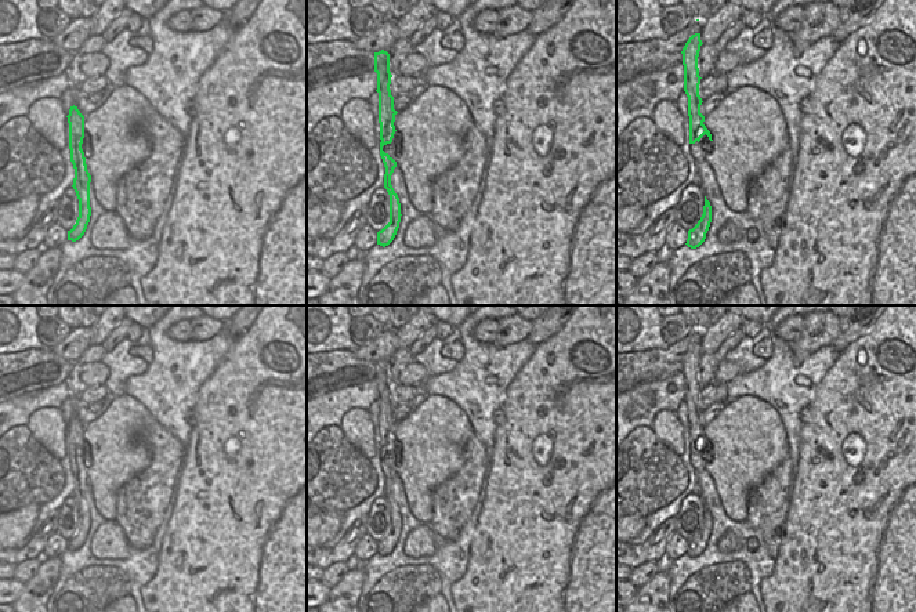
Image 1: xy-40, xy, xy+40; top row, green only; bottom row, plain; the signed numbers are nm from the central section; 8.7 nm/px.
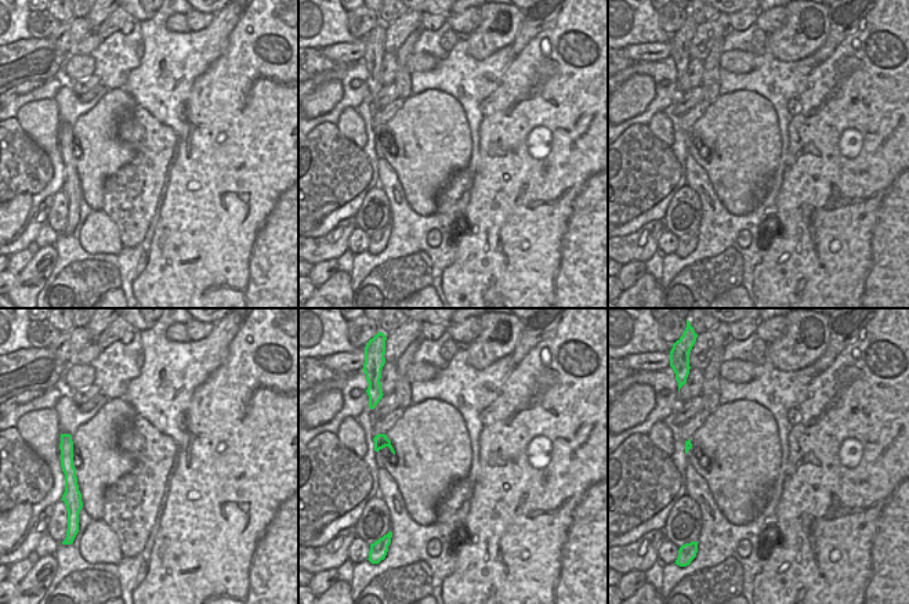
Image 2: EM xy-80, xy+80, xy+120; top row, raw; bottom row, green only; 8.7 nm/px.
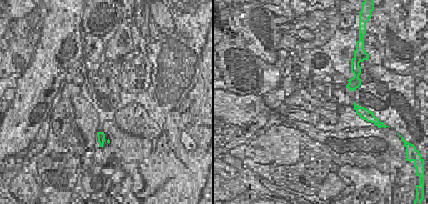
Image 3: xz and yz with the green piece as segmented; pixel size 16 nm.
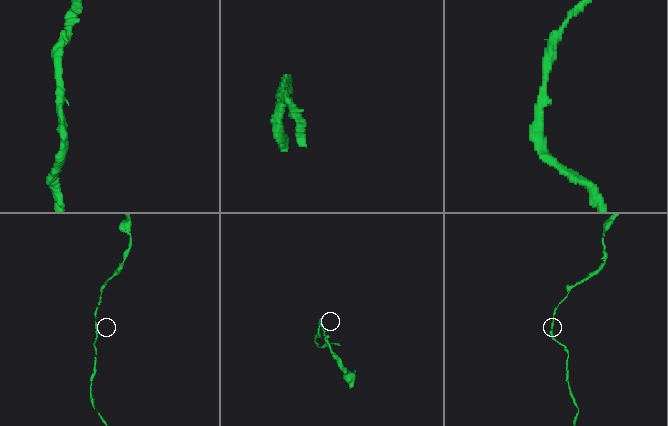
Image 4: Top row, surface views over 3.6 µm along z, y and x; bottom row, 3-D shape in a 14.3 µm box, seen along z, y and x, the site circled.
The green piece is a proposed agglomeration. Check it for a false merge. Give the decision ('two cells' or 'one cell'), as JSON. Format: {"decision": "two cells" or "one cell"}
{"decision": "one cell"}

